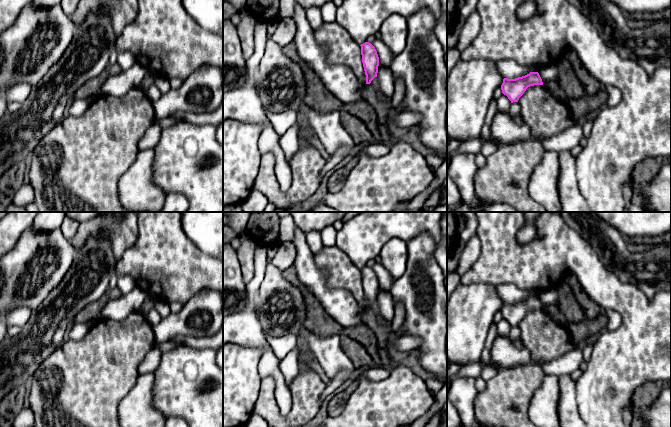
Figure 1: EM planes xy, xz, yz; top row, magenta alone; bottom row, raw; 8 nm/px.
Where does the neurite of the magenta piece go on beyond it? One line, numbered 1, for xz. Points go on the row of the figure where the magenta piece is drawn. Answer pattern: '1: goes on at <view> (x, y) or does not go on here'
1: does not go on here

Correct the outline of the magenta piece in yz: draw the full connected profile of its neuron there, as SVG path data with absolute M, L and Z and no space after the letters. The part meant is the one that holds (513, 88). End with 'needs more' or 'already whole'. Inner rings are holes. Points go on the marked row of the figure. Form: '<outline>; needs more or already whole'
M530 72L529 74L515 79L504 78L501 90L508 99L518 102L519 98L524 94L526 89L534 85L543 85L542 79L538 72Z; already whole

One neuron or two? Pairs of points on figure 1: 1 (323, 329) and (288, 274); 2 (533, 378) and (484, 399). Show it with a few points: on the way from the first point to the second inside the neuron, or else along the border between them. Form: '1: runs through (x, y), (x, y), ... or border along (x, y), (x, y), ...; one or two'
1: runs through (316, 315), (308, 295), (302, 288); one
2: runs through (521, 382), (502, 399), (496, 399); one

